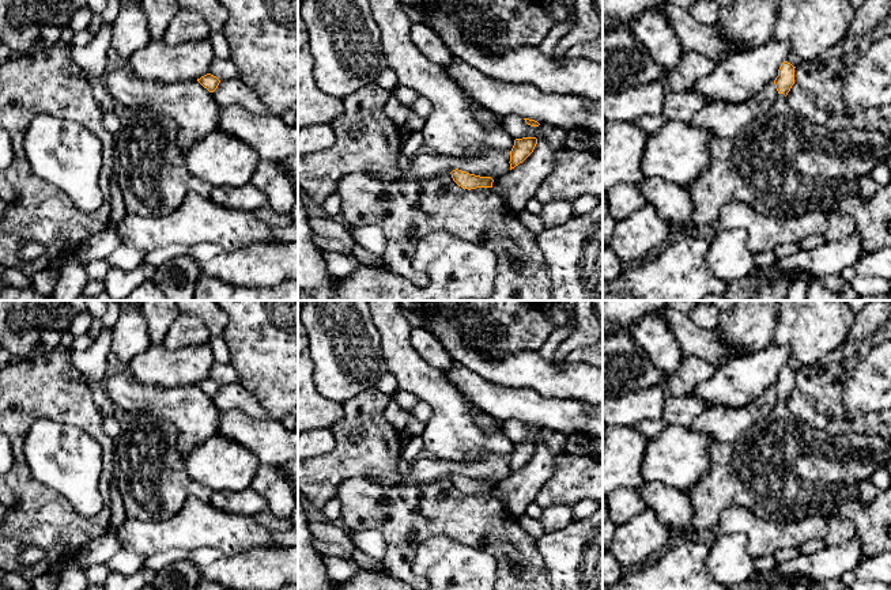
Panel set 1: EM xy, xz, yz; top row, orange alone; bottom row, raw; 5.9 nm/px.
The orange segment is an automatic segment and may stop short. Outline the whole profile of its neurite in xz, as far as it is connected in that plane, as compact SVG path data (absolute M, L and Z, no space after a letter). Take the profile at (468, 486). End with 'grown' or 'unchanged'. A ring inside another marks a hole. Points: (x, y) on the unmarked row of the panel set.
M458 473L453 474L450 479L453 485L463 493L492 492L494 484L491 481L480 481Z; unchanged

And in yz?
M784 366L774 385L778 396L773 413L755 423L733 442L714 442L709 473L687 491L694 507L692 536L713 532L722 511L730 506L750 510L767 522L797 522L808 517L830 518L841 507L860 499L858 483L891 459L891 439L847 432L830 435L797 421L786 406L794 389L794 372Z; grown

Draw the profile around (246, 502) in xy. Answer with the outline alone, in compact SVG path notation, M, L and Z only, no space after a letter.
M252 488L242 491L214 491L209 503L219 510L254 517L267 510L267 500Z

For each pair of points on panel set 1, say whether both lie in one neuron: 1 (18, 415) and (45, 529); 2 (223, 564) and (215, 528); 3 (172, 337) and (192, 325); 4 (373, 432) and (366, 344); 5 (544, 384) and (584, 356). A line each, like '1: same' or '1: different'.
1: same
2: different
3: same
4: different
5: different

